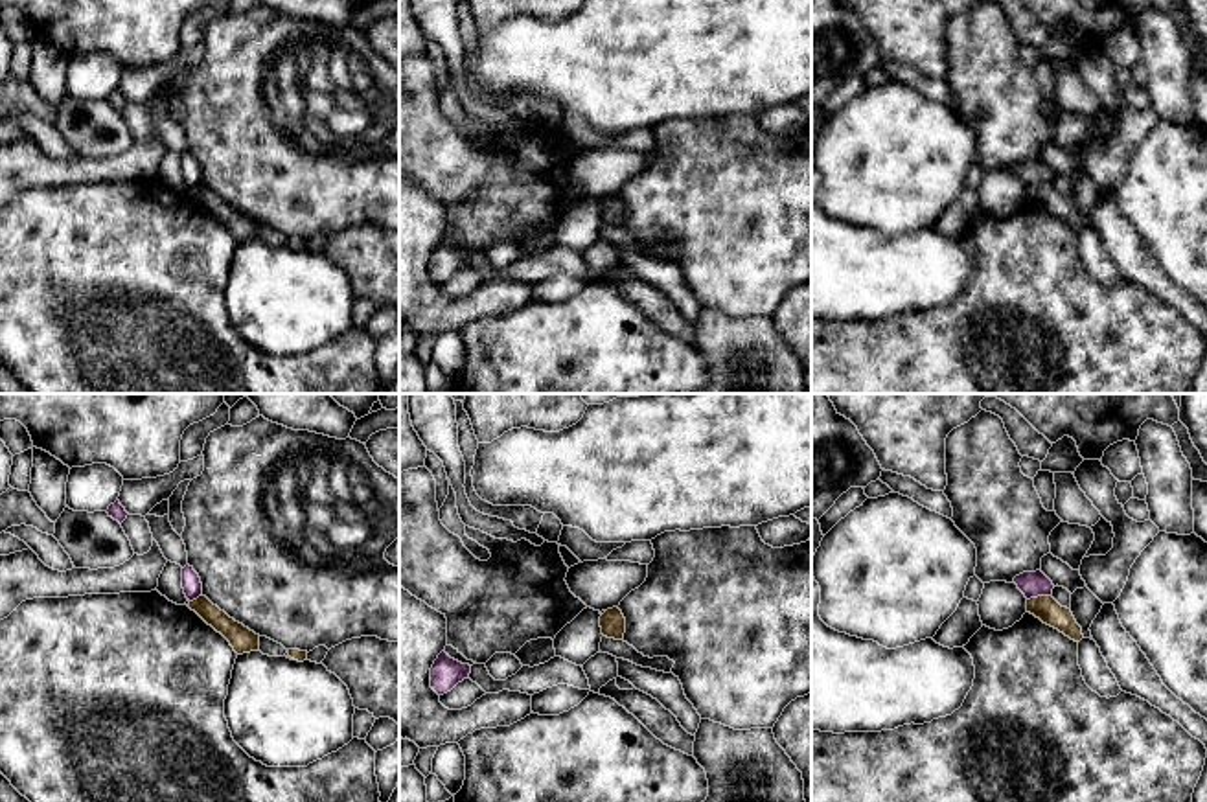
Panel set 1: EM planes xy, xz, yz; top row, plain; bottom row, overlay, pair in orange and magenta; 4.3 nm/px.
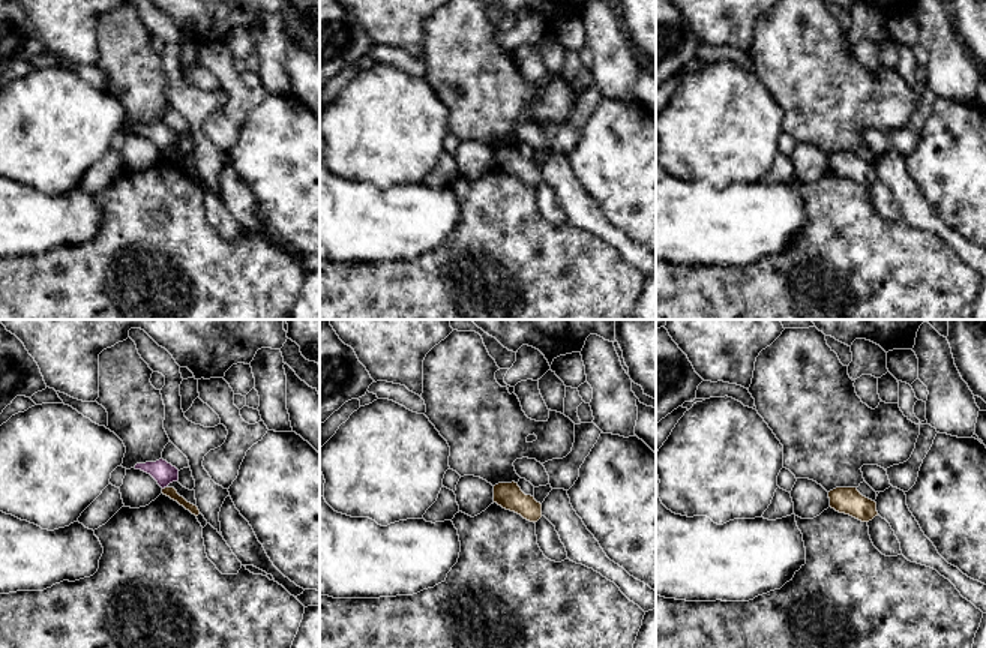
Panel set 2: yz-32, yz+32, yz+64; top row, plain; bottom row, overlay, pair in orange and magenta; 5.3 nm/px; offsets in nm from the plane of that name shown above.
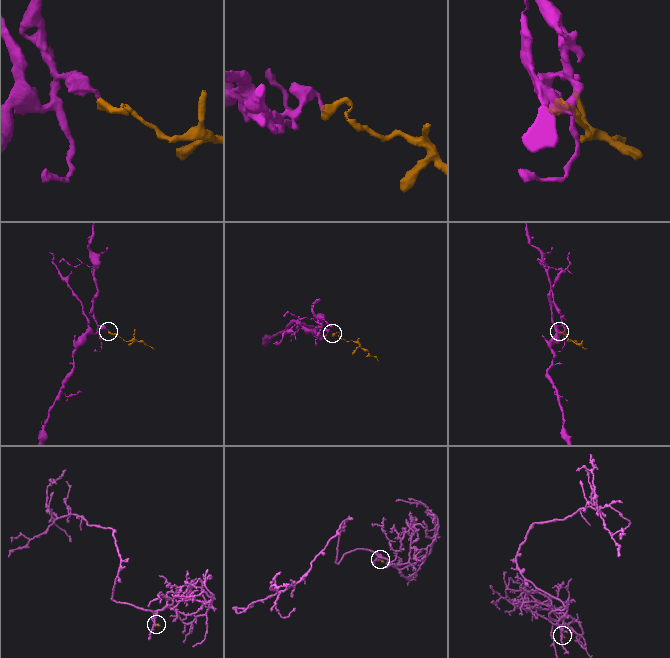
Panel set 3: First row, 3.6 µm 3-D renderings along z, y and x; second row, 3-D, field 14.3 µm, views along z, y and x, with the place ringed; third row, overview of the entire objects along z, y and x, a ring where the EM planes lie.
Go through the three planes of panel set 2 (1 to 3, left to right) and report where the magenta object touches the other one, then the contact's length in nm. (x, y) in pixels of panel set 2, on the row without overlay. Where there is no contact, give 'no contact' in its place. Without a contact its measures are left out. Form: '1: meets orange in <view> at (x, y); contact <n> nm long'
1: no contact
2: no contact
3: no contact

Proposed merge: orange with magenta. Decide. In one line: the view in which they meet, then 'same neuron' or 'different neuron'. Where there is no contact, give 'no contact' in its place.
contact in yz; different neuron

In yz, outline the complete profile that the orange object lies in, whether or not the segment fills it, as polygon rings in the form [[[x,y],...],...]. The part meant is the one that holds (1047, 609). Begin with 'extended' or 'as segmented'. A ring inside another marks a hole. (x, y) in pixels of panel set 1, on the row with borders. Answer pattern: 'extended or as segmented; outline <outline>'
as segmented; outline [[[1052,596],[1027,600],[1027,613],[1034,614],[1043,624],[1058,629],[1075,642],[1084,638],[1082,627],[1076,624],[1071,609],[1062,607]]]

